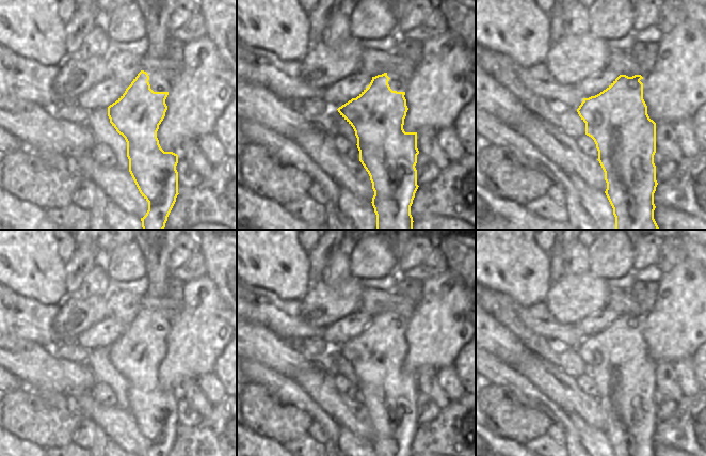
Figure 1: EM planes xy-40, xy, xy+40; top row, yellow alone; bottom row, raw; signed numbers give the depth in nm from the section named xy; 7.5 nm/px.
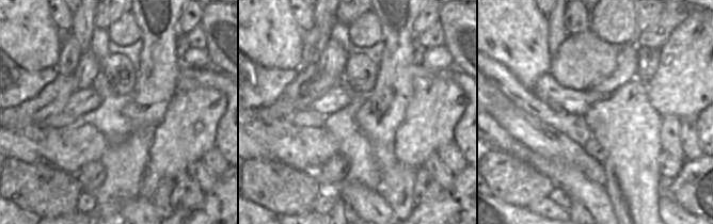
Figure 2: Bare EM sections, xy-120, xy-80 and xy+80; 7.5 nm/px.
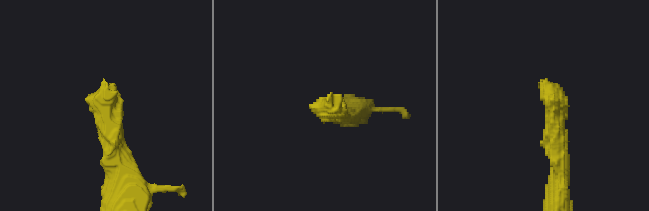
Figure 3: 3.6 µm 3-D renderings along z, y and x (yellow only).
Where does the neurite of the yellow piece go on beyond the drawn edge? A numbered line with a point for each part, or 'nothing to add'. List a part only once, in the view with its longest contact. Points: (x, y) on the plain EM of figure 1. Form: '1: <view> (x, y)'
1: xy-40 (158, 323)

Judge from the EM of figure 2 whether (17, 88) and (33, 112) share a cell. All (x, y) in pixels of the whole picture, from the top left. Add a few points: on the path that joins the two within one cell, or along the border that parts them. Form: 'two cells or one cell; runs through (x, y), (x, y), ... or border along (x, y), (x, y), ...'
two cells; border along (46, 85), (32, 98), (11, 108)

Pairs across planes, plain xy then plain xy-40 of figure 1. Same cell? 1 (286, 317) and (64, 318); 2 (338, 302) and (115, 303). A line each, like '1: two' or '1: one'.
1: two
2: two

